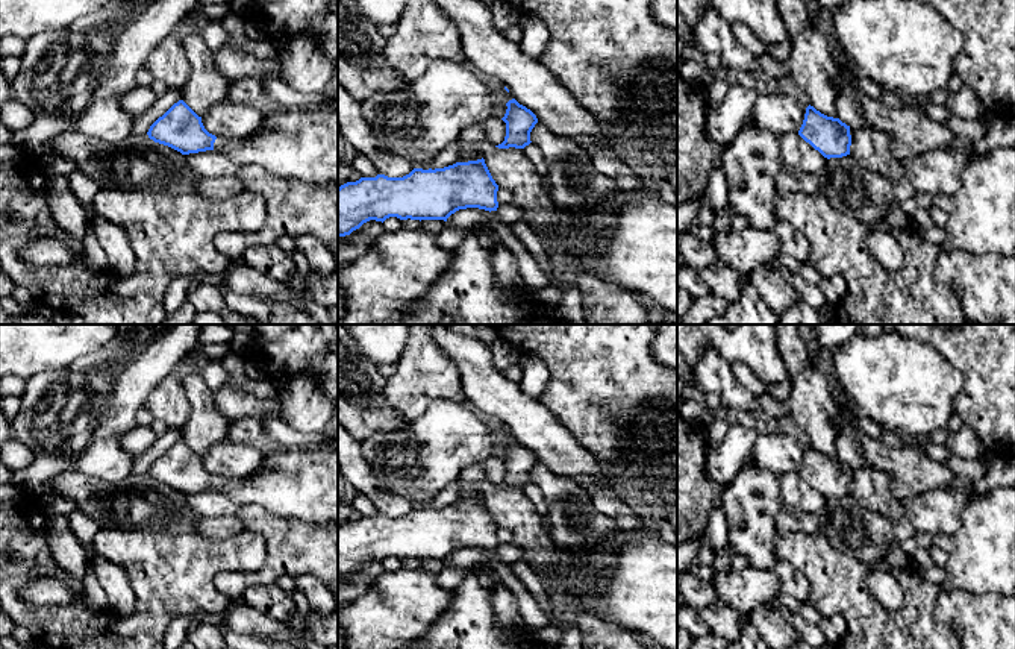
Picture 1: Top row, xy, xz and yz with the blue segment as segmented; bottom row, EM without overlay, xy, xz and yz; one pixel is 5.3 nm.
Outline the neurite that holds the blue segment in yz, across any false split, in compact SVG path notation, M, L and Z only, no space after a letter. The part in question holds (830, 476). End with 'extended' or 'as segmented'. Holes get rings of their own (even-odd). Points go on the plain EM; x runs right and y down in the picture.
M810 444L806 447L798 475L827 499L850 494L850 466L821 453Z | as segmented

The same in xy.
M183 440L174 443L147 472L155 482L168 485L182 494L215 490L236 503L256 503L268 513L308 522L338 526L338 449L289 449L265 455L261 467L242 479L221 478L209 473Z | extended

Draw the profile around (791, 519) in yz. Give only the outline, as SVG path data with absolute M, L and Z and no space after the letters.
M785 505L777 514L776 528L779 531L789 529L797 532L817 534L820 532L820 520L817 514L794 509Z

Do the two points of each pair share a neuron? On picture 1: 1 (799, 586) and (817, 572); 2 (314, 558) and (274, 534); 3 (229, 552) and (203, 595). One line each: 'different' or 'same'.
1: different
2: same
3: same

